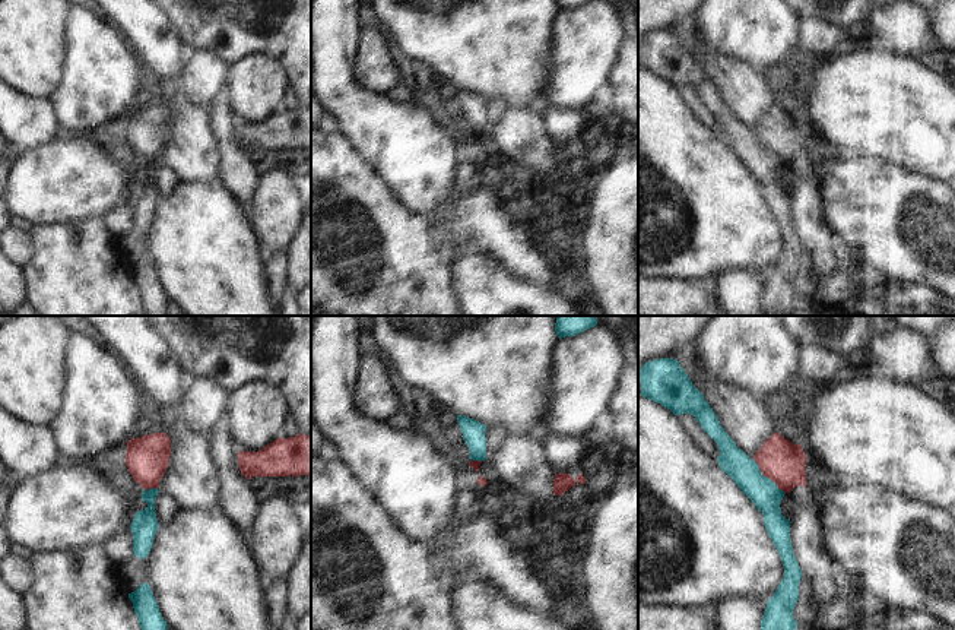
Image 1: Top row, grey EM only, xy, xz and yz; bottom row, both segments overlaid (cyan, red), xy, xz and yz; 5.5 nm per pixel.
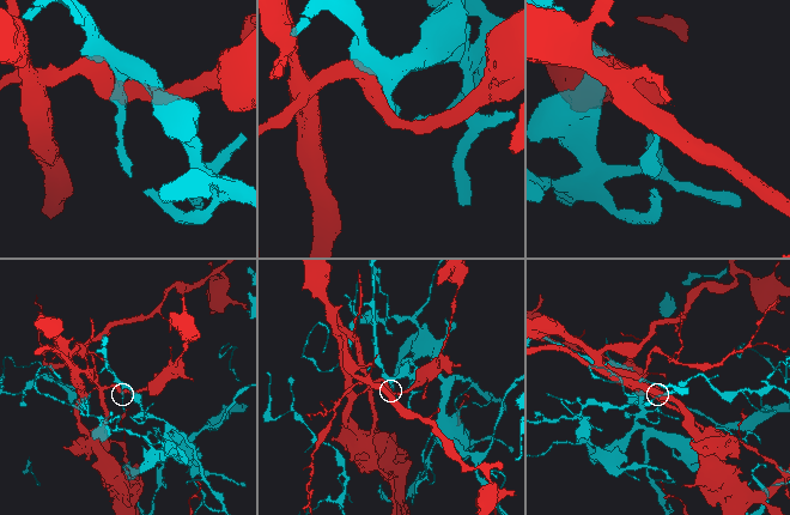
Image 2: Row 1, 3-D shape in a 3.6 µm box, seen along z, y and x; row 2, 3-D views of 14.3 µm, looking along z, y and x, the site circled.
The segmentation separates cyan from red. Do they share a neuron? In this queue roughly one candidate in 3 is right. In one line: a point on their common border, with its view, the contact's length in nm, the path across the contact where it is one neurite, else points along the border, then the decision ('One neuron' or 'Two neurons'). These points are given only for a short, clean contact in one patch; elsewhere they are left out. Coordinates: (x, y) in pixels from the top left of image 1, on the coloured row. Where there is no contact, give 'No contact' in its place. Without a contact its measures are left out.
Touches cyan at yz (765, 477). Shared border 280 nm. Two neurons

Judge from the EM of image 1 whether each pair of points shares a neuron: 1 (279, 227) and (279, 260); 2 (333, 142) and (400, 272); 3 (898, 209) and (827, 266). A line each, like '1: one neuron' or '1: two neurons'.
1: two neurons
2: one neuron
3: two neurons

